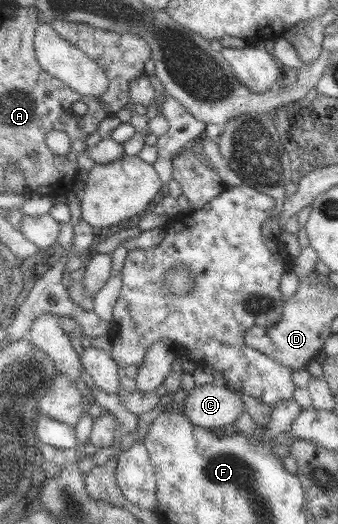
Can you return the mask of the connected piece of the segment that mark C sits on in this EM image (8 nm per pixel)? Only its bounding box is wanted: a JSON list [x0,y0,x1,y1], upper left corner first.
[181,383,244,431]

